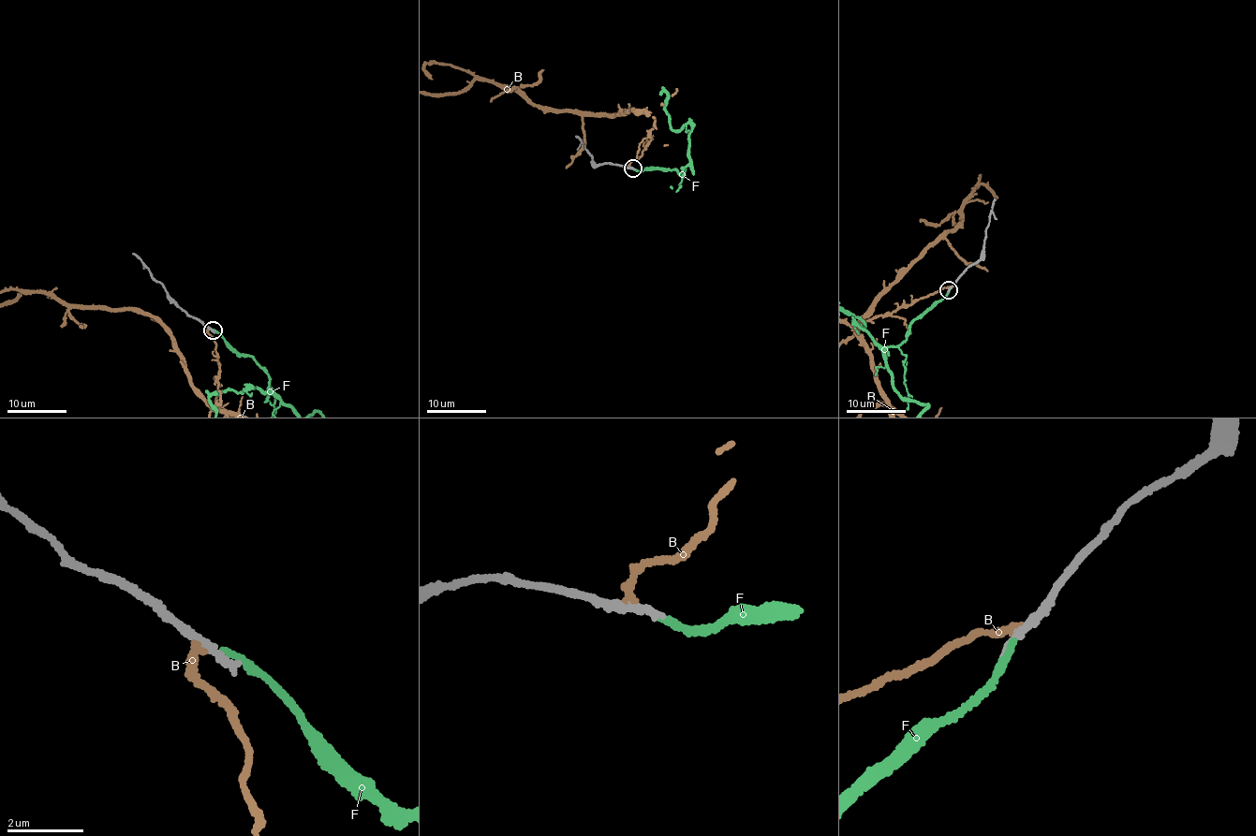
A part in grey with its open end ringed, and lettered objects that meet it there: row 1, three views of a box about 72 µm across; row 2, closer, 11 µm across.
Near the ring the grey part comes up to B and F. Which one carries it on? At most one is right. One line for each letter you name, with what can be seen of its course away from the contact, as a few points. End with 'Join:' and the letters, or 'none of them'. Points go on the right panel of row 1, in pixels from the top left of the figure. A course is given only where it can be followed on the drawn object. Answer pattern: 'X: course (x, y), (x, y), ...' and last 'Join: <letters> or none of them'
Join: F

